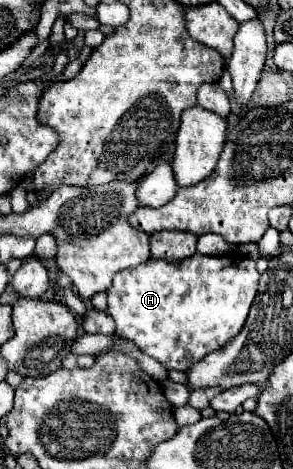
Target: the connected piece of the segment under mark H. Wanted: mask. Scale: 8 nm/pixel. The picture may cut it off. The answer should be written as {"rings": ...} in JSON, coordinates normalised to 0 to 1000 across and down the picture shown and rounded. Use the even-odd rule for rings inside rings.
{"rings":[[[659,542],[652,550],[631,550],[611,563],[594,563],[590,559],[536,559],[536,554],[509,552],[495,563],[461,567],[461,571],[440,571],[440,576],[413,576],[413,580],[392,584],[386,606],[365,618],[365,627],[372,627],[372,657],[365,657],[365,665],[379,670],[379,678],[399,691],[399,712],[413,712],[420,721],[461,729],[481,742],[481,751],[495,751],[502,759],[515,759],[536,772],[549,772],[570,789],[631,793],[631,789],[645,789],[645,780],[659,780],[659,772],[679,772],[700,755],[761,742],[795,716],[809,716],[809,708],[823,704],[823,695],[843,682],[843,670],[850,670],[850,657],[857,657],[863,640],[870,640],[877,606],[884,606],[884,580],[874,571],[870,554],[850,550],[850,546],[823,546],[823,542],[802,542],[802,546],[686,546],[686,542]]]}

